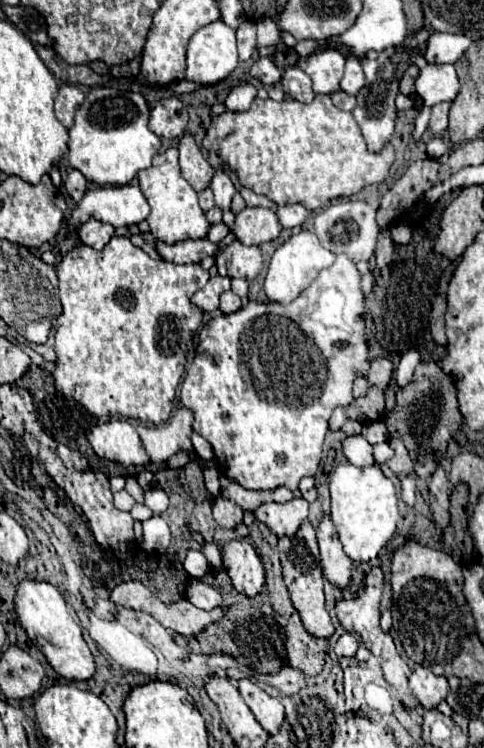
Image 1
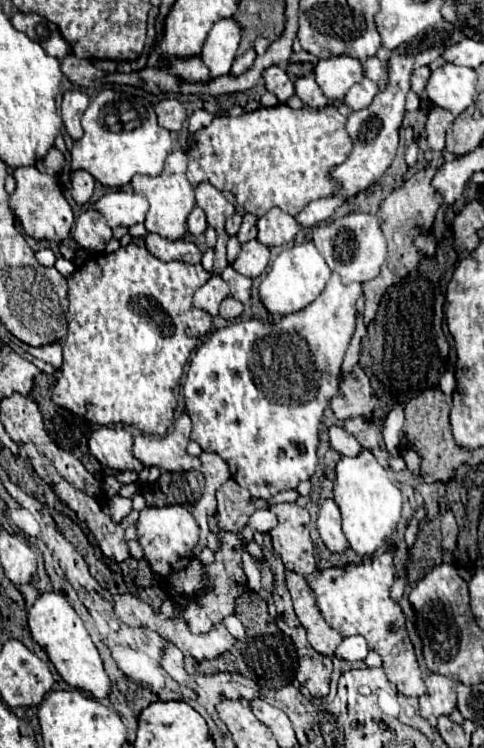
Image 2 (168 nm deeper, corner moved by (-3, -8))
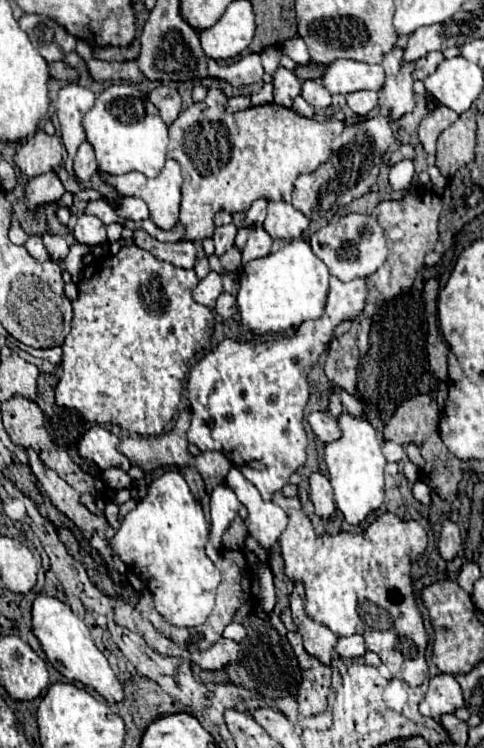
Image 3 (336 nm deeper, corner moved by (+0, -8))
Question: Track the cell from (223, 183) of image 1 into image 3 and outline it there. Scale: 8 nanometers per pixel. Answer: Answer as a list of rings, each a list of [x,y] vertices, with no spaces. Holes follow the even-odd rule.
[[[227,224],[227,226],[219,226],[213,234],[213,242],[215,242],[215,254],[221,256],[223,252],[227,252],[237,236],[237,226],[235,224]]]

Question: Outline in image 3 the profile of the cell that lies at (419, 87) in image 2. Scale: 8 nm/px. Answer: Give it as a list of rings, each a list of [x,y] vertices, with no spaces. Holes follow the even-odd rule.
[[[429,52],[425,58],[415,62],[415,80],[425,80],[429,74],[435,72],[435,68],[439,66],[439,62],[443,60],[441,52]]]

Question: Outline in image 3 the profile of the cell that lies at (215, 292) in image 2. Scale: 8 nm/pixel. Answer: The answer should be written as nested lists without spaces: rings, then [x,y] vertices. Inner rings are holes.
[[[209,272],[209,276],[205,276],[197,288],[193,290],[193,300],[207,306],[207,308],[215,308],[215,300],[219,298],[219,294],[223,292],[223,286],[221,286],[221,278],[217,272]]]

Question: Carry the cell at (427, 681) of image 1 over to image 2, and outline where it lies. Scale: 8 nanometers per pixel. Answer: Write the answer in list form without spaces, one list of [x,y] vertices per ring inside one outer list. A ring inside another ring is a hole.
[[[430,674],[426,678],[426,688],[426,694],[420,696],[420,716],[428,720],[450,716],[450,712],[456,708],[454,680],[442,674]]]

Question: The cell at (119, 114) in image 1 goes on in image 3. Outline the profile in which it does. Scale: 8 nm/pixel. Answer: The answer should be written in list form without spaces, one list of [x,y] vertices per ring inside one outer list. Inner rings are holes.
[[[113,84],[103,90],[93,108],[83,116],[83,130],[95,150],[97,166],[105,174],[119,176],[137,170],[147,178],[155,178],[165,164],[169,142],[167,126],[159,110],[133,84]]]

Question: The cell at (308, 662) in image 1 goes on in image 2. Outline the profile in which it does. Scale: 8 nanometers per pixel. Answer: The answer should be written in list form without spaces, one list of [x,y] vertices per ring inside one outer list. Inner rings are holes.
[[[276,619],[278,628],[292,638],[298,655],[298,682],[302,692],[302,702],[307,704],[312,698],[322,698],[328,694],[328,684],[332,676],[332,662],[310,648],[306,640],[306,630],[302,626],[290,628],[282,619]]]

